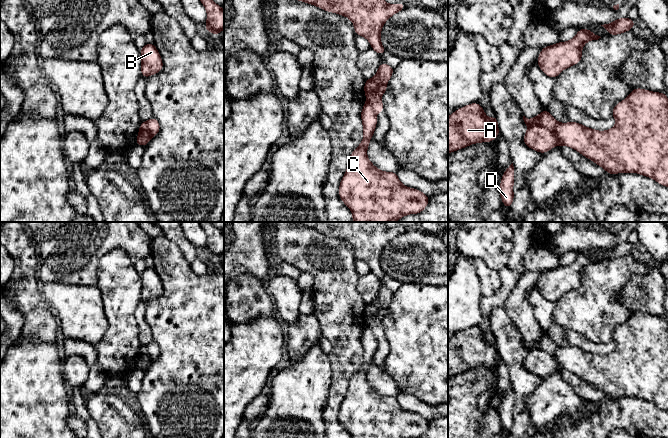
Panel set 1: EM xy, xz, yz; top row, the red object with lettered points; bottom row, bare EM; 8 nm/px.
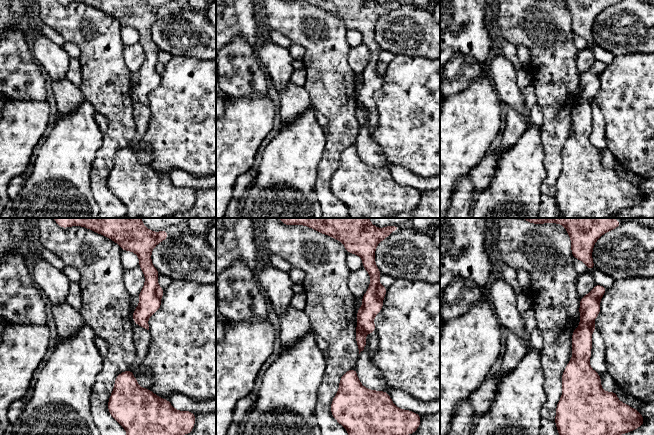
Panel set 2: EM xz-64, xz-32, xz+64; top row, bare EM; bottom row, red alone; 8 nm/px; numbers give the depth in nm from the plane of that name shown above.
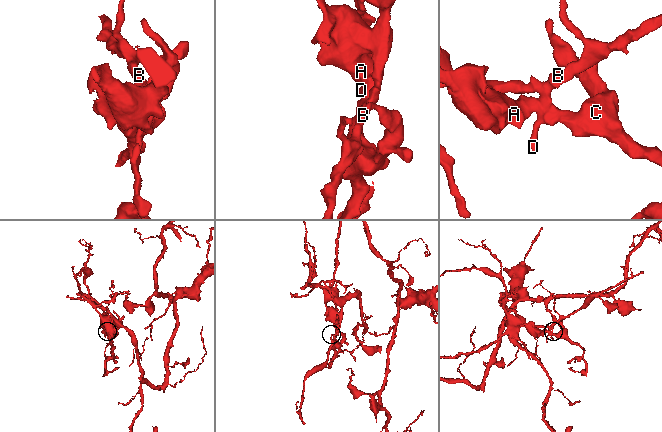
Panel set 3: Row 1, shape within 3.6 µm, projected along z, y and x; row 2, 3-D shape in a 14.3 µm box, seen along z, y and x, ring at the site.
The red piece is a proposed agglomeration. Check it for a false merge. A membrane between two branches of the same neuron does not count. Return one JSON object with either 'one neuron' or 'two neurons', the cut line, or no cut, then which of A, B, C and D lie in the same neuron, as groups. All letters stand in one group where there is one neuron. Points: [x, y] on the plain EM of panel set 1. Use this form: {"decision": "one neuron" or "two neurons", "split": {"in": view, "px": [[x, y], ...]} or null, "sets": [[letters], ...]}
{"decision": "two neurons", "split": {"in": "yz", "px": [[560, 347], [554, 354], [548, 354], [538, 349], [529, 349]]}, "sets": [["A"], ["B", "C", "D"]]}

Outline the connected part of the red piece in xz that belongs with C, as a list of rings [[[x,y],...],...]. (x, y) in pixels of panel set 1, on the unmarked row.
[[[368,327],[361,334],[363,364],[350,378],[347,394],[339,409],[339,421],[352,438],[419,438],[429,421],[403,409],[396,396],[384,396],[367,381],[377,340]]]

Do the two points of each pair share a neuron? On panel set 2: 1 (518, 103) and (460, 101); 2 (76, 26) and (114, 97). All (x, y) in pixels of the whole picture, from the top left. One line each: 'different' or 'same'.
1: different
2: same

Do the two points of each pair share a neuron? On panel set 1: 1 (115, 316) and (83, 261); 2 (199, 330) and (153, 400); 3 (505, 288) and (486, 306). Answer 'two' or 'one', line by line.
1: two
2: one
3: one

